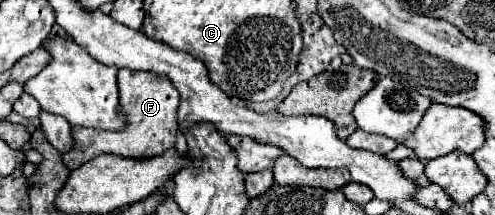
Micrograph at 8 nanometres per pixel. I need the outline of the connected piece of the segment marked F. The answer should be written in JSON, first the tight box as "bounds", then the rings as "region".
{"bounds":[62,70,180,170],"region":[[[134,70],[118,72],[118,88],[120,88],[120,112],[126,116],[126,126],[115,132],[72,126],[74,148],[62,154],[62,162],[66,164],[68,170],[74,170],[100,154],[114,154],[122,158],[142,160],[160,156],[162,152],[174,146],[178,132],[178,120],[176,120],[176,110],[180,102],[180,96],[176,94],[178,90],[174,90],[174,86],[166,82],[166,78]]]}

